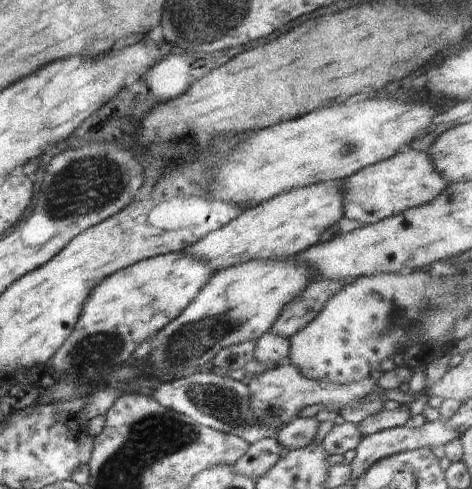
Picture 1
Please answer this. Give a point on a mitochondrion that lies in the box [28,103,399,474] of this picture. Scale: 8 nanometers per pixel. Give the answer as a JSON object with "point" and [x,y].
{"point":[87,184]}

